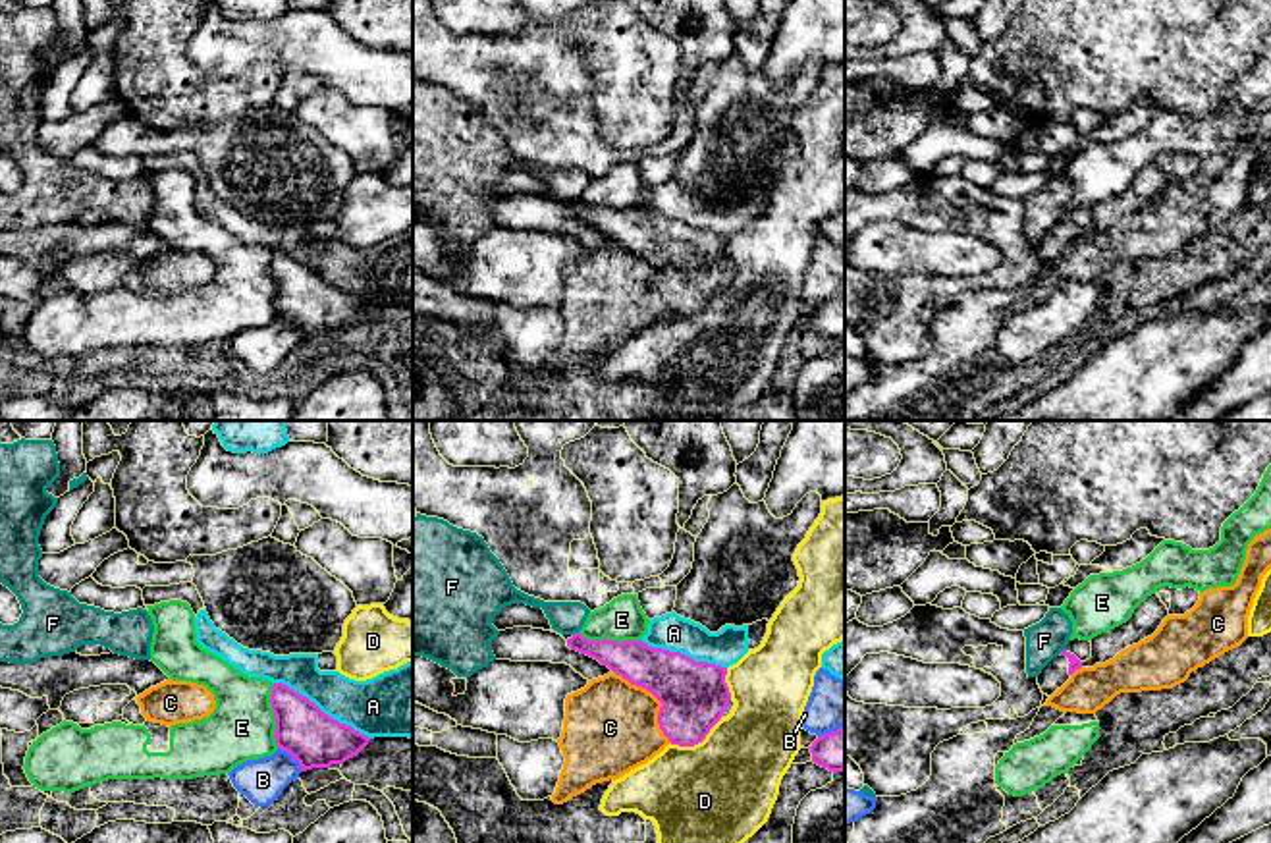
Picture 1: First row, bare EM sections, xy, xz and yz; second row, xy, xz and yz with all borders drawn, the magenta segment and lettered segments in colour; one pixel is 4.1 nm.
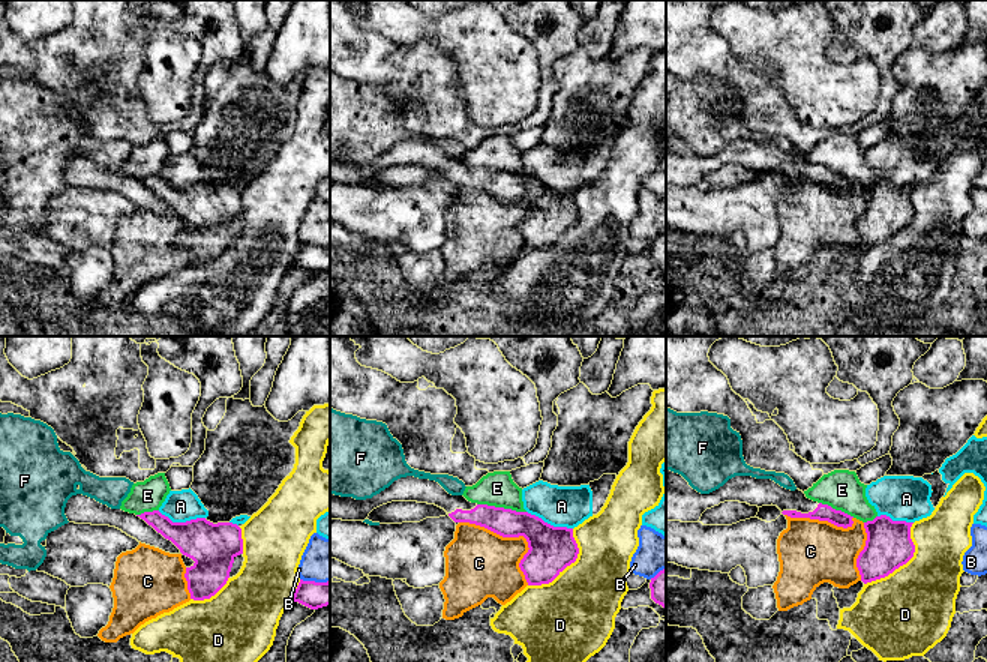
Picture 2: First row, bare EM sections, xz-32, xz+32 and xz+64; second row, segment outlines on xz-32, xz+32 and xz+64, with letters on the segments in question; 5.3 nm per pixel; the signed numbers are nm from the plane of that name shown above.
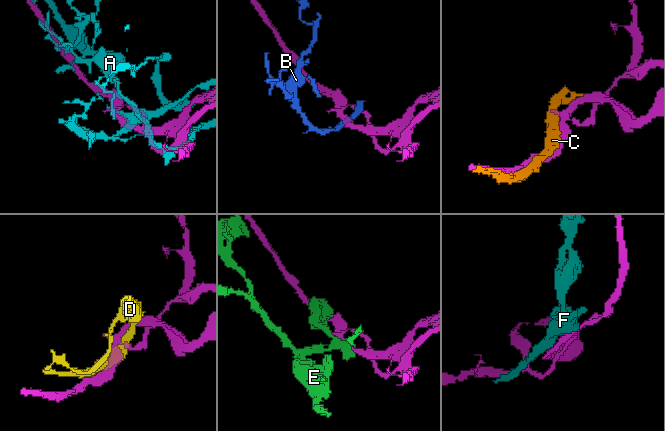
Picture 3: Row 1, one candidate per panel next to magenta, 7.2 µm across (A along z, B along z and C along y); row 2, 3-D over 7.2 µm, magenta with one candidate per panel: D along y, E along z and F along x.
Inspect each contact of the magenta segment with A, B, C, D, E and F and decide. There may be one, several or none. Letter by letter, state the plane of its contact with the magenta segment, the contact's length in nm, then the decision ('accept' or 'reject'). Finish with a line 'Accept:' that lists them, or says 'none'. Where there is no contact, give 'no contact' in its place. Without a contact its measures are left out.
A: xy | 480 nm | reject
B: xy | 150 nm | reject
C: xz | 380 nm | reject
D: xz | 240 nm | reject
E: xy | 280 nm | reject
F: yz | 40 nm | reject
Accept: none

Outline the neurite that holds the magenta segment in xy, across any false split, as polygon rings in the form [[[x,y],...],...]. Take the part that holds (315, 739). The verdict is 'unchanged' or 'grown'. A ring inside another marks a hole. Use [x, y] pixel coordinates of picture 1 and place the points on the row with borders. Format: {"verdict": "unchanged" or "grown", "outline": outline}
{"verdict": "unchanged", "outline": [[[274,683],[270,706],[276,716],[276,745],[289,752],[303,772],[343,764],[370,741],[284,683]]]}

